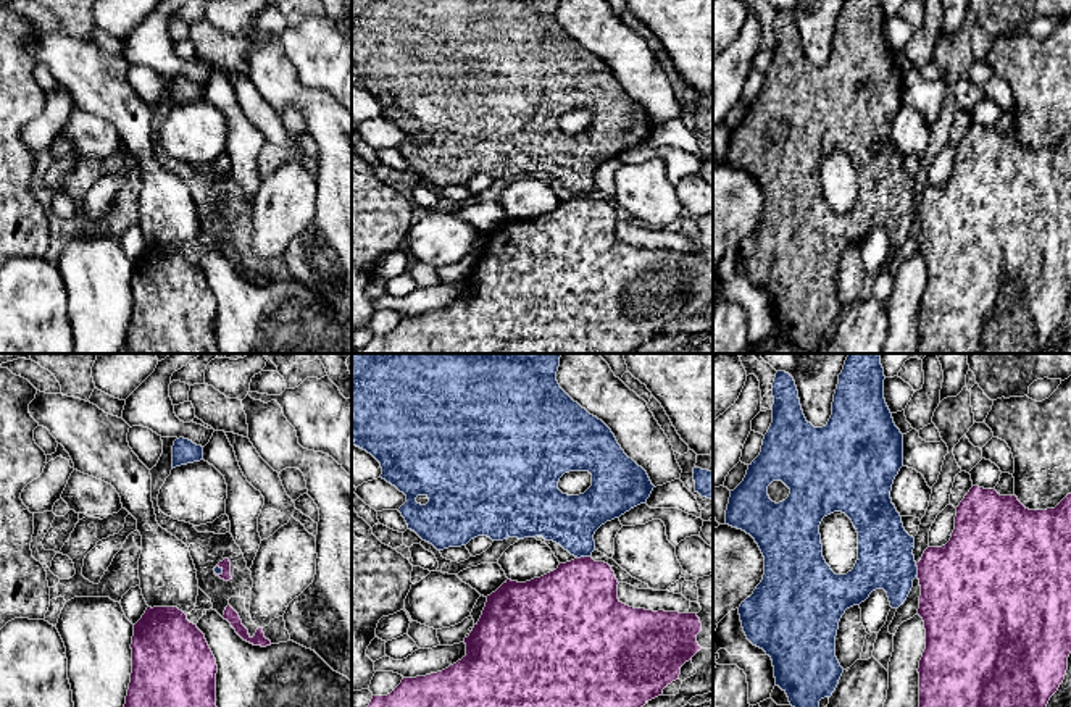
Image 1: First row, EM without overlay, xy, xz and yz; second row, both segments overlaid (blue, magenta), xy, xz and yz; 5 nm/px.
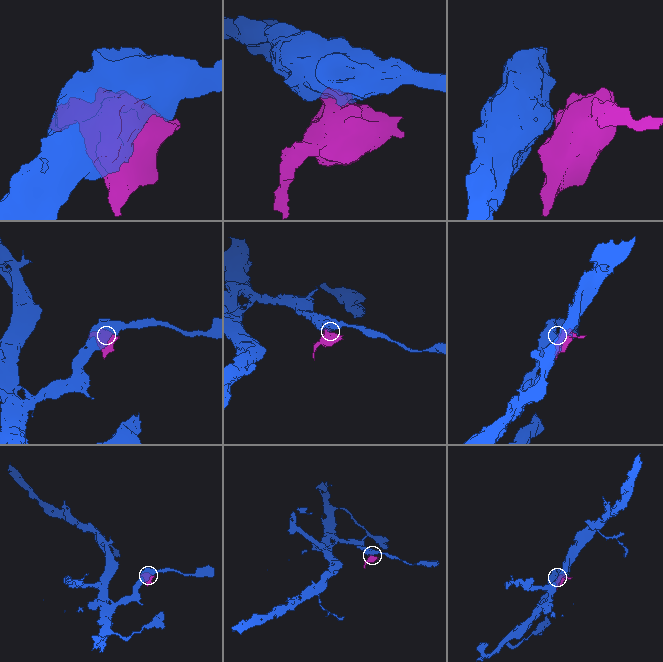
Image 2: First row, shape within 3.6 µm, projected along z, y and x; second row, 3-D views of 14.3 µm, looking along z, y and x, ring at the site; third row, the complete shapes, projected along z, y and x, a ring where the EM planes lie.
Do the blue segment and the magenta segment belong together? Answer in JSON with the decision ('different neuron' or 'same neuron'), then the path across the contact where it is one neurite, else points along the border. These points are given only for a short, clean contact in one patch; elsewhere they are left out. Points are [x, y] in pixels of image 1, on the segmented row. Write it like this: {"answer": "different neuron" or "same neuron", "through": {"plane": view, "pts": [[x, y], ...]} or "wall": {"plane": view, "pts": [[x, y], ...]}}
{"answer": "different neuron"}

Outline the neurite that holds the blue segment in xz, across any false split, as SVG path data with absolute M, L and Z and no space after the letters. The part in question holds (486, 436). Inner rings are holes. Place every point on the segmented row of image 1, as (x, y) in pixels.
M352 354L352 446L371 454L381 463L381 478L406 496L398 512L408 529L437 550L466 546L477 536L487 536L492 541L542 536L581 558L590 557L595 550L594 534L602 525L647 502L655 487L647 471L624 454L602 420L590 415L560 387L556 381L560 357L561 354ZM569 471L589 471L592 486L579 496L563 494L558 481Z

